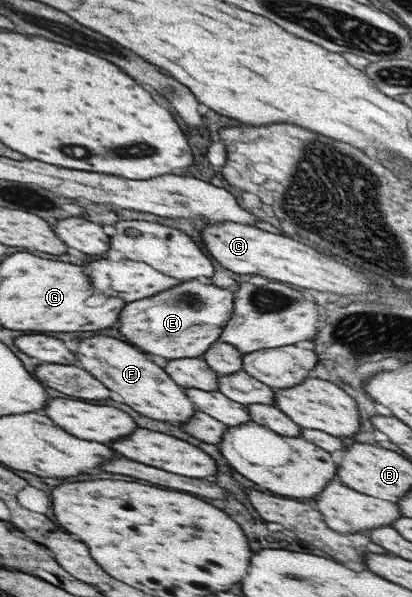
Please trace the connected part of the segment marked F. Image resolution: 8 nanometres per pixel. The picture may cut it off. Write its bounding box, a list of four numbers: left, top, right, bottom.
[74,335,194,423]

